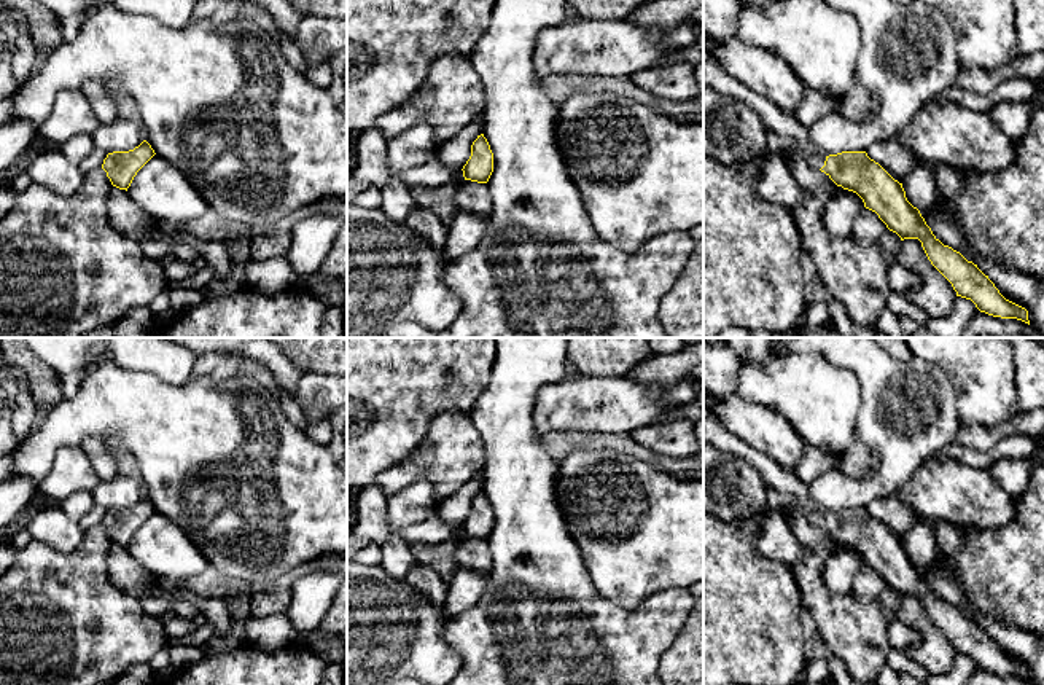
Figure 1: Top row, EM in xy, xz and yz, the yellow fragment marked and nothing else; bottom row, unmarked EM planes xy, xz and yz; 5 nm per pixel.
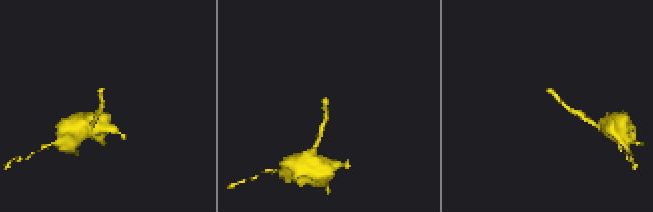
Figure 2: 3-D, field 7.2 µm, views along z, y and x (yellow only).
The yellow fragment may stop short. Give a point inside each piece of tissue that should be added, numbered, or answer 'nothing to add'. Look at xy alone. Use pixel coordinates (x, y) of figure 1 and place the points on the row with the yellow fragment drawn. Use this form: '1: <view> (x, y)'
nothing to add

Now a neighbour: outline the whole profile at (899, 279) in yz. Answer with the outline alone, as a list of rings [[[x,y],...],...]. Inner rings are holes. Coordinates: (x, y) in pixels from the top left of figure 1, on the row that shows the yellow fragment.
[[[893,261],[888,268],[888,284],[893,292],[904,295],[907,290],[920,284],[920,277]]]

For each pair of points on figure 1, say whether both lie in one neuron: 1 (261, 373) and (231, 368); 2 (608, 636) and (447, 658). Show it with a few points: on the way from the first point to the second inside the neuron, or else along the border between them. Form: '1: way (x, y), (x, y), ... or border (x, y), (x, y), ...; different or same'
1: way (253, 370), (239, 368); same
2: border (447, 622), (444, 639), (459, 653), (460, 668); different

